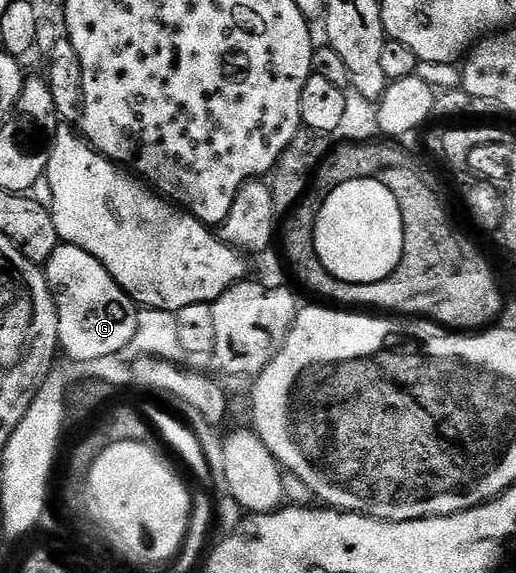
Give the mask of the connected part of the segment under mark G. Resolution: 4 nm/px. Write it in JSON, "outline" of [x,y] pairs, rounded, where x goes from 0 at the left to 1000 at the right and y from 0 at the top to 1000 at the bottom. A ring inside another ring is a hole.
{"outline":[[[118,424],[89,464],[93,504],[112,550],[116,609],[130,628],[233,621],[236,606],[260,592],[267,571],[267,534],[182,445],[159,431]]]}

